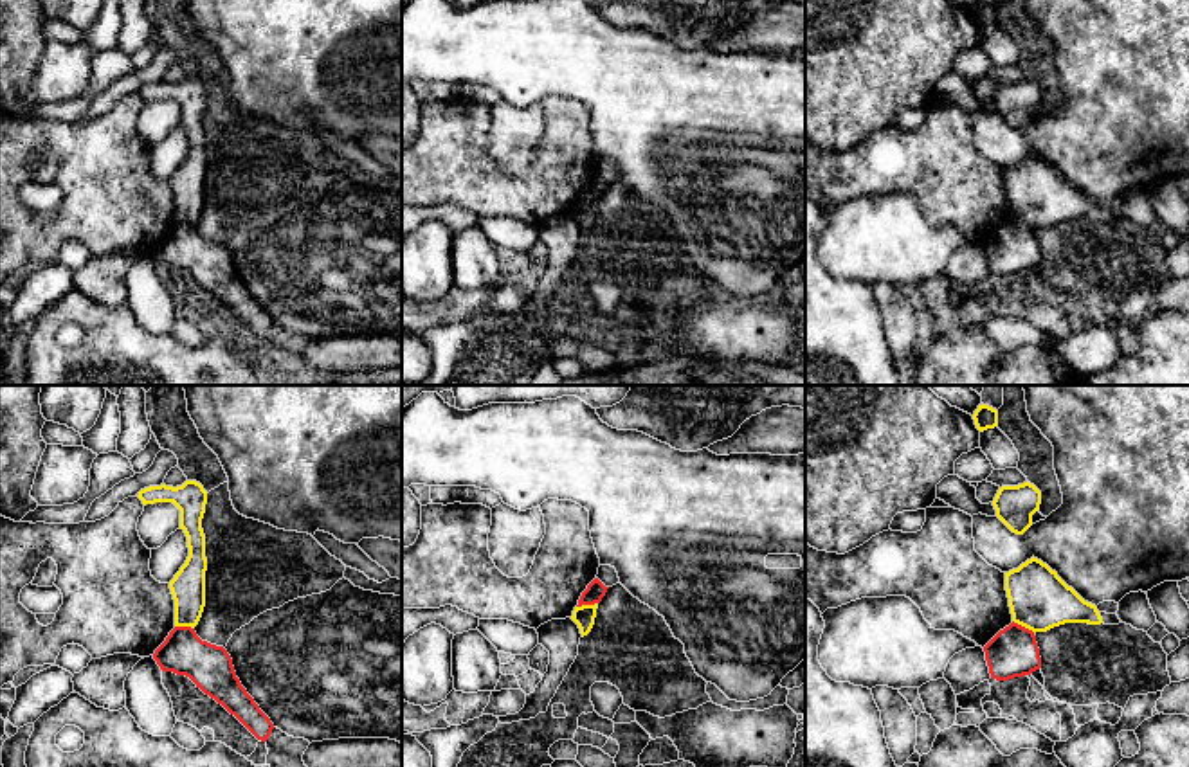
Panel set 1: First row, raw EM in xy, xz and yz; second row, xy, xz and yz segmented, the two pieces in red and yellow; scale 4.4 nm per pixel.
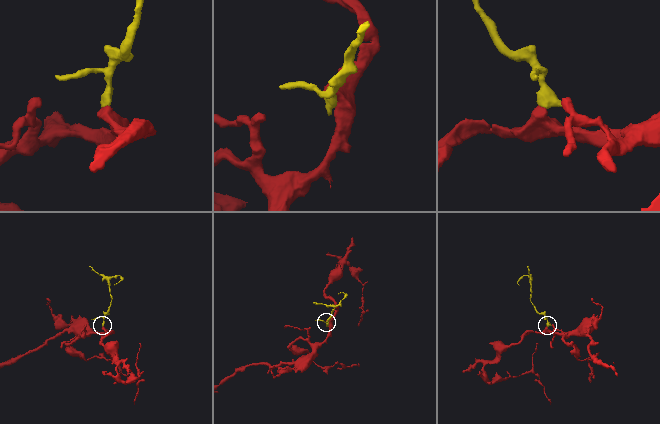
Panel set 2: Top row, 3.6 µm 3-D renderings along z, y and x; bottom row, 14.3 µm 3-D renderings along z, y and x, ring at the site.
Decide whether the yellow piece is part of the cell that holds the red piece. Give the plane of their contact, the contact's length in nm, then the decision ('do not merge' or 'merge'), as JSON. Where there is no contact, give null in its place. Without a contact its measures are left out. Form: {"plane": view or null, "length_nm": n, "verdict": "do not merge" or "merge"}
{"plane": "yz", "length_nm": 120, "verdict": "do not merge"}

